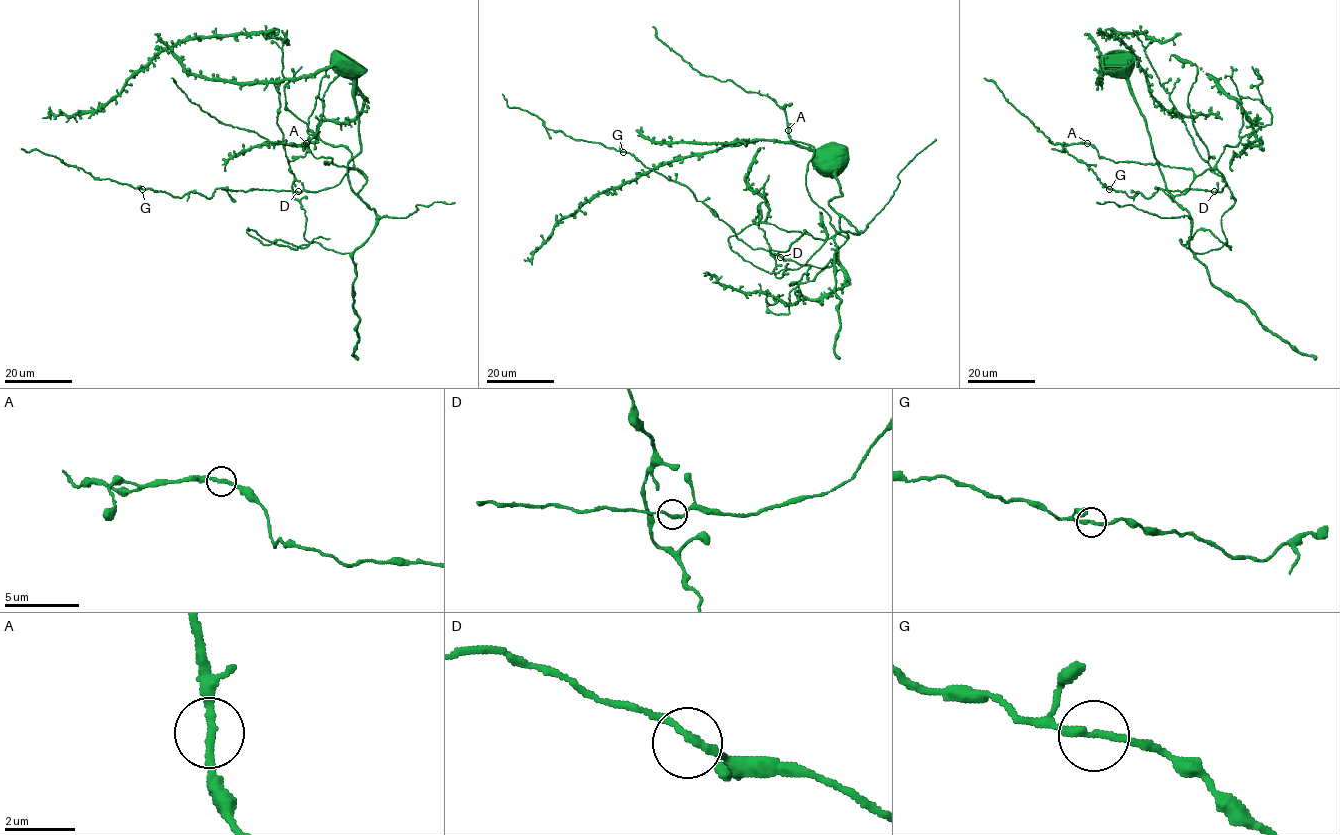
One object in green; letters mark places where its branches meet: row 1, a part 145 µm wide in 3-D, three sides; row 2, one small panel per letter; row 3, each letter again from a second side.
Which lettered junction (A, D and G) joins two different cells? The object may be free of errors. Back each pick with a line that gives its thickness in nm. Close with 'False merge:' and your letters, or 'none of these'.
False merge: none of these

